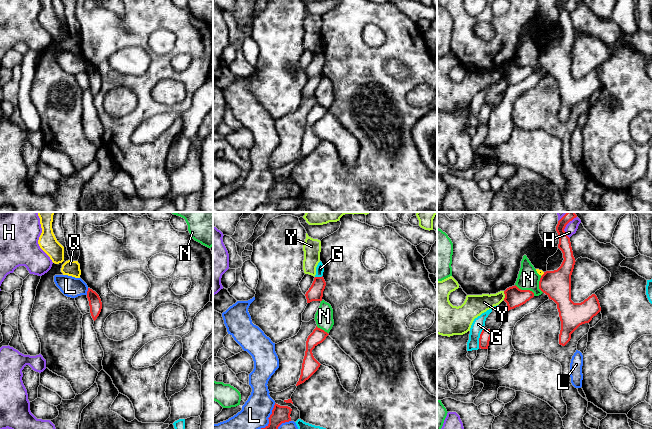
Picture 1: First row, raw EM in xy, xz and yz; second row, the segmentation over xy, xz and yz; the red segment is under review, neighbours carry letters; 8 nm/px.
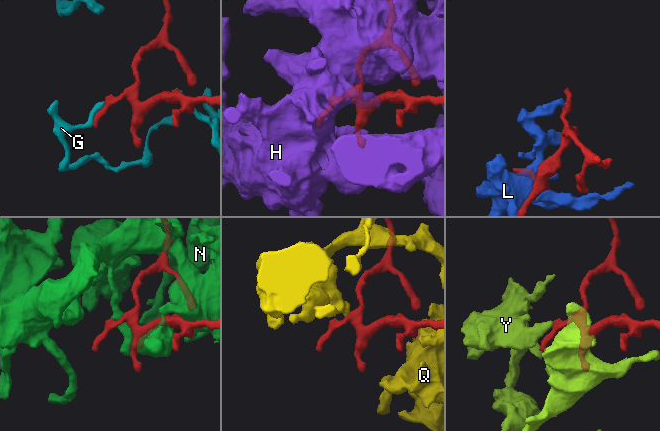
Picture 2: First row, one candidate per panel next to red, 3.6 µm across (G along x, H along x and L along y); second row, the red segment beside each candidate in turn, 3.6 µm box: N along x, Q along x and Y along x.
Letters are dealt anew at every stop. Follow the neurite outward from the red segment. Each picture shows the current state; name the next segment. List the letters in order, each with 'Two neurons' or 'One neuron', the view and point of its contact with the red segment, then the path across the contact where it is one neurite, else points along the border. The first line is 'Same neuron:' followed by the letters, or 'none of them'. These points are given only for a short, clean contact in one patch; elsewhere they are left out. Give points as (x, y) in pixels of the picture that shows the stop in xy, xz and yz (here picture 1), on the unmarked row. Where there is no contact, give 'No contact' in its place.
Same neuron: none of them
G: Two neurons. Touches red at yz (480, 113)
H: Two neurons. Touches red at yz (564, 7)
L: Two neurons. Touches red at xz (269, 197)
N: Two neurons. Touches red at yz (525, 66)
Q: Two neurons. Touches red at yz (543, 50). Boundary: yz (544, 48), (541, 52)
Y: Two neurons. Touches red at yz (505, 71). Boundary: yz (503, 67), (504, 75)

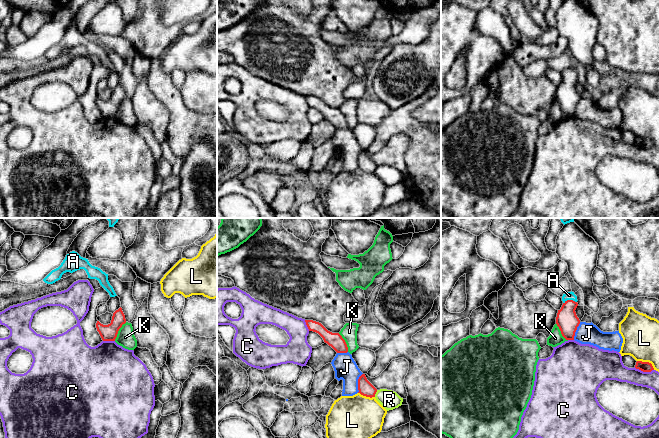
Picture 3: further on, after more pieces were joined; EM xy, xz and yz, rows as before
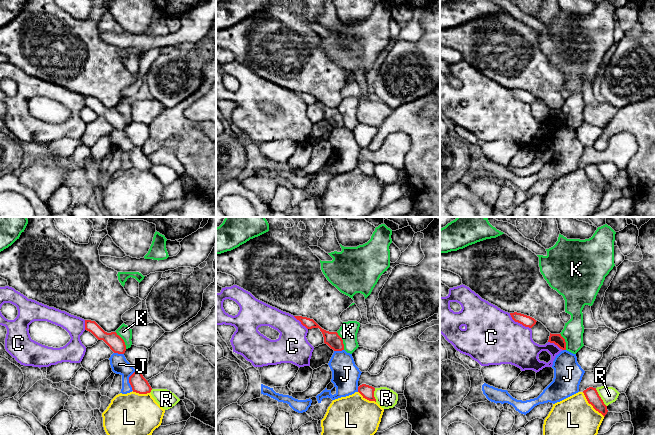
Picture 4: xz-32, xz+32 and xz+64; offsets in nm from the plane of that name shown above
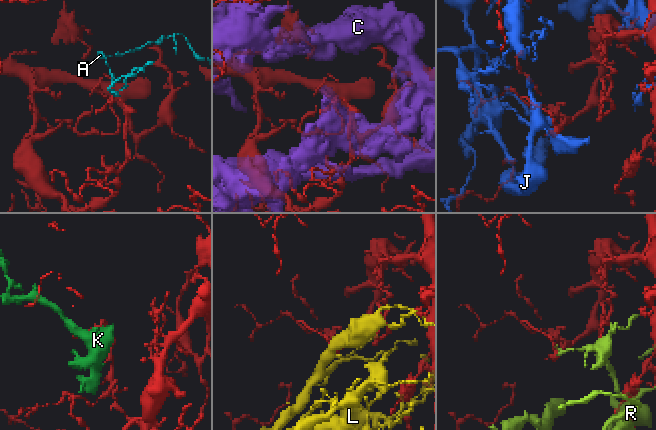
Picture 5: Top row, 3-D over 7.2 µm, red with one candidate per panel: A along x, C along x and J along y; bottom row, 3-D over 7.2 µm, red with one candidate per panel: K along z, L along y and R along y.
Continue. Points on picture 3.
Same neuron: A
A: One neuron. Touches red at yz (569, 76). Path across: yz (567, 97), (569, 76), (569, 71)
C: Two neurons. Touches red at yz (644, 147)
J: Two neurons. Touches red at xz (358, 159)
K: Two neurons. Touches red at xy (118, 106). Boundary: xy (126, 98), (119, 105), (114, 116)
L: Two neurons. Touches red at yz (647, 138)
R: Two neurons. Touches red at xz (375, 169)

